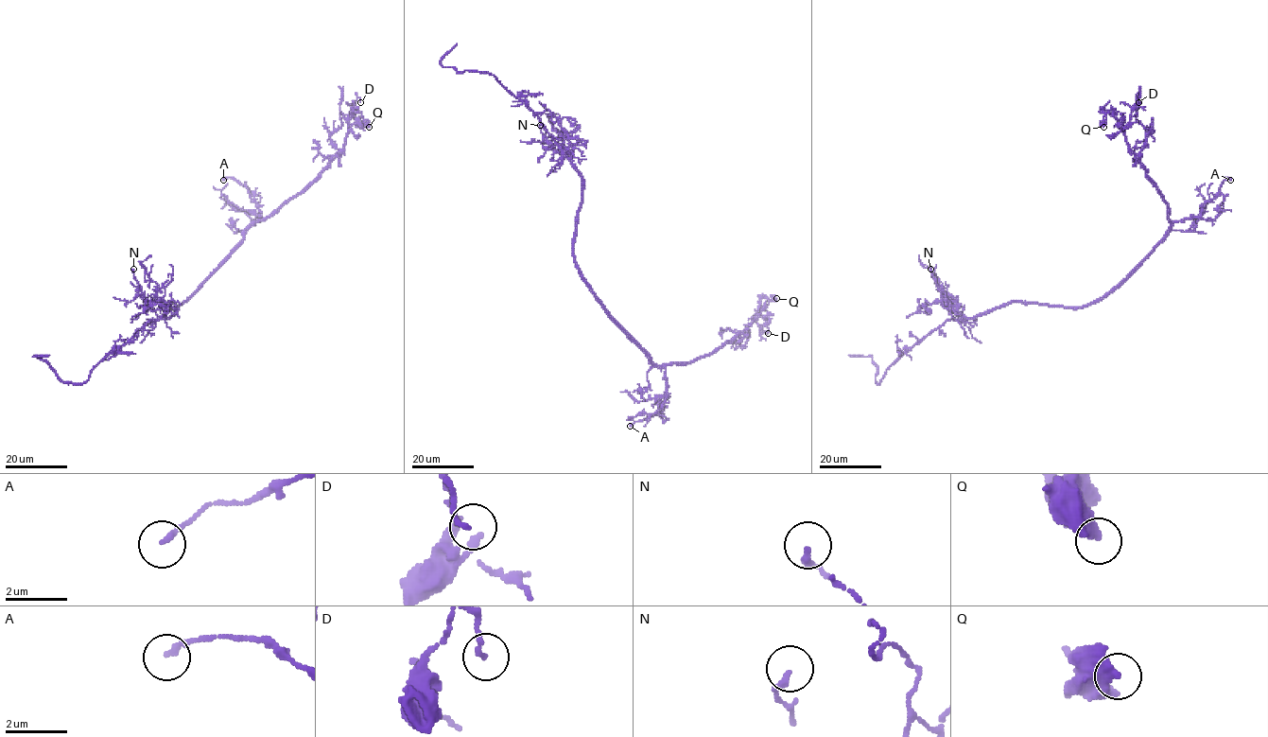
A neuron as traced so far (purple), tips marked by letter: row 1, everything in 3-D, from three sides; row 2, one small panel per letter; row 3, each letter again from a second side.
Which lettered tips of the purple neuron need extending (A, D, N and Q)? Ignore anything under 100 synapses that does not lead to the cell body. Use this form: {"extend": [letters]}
{"extend": []}

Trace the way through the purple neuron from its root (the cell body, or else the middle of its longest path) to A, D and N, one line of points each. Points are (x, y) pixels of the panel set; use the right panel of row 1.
A: (1083, 307), (1111, 292), (1164, 236), (1172, 221), (1199, 218), (1203, 205), (1216, 196), (1226, 177), (1230, 180)
D: (1083, 307), (1111, 292), (1170, 228), (1168, 204), (1130, 149), (1120, 125), (1128, 123), (1136, 97), (1138, 102)
N: (1083, 307), (1012, 302), (965, 317), (956, 302), (942, 293), (930, 269)

